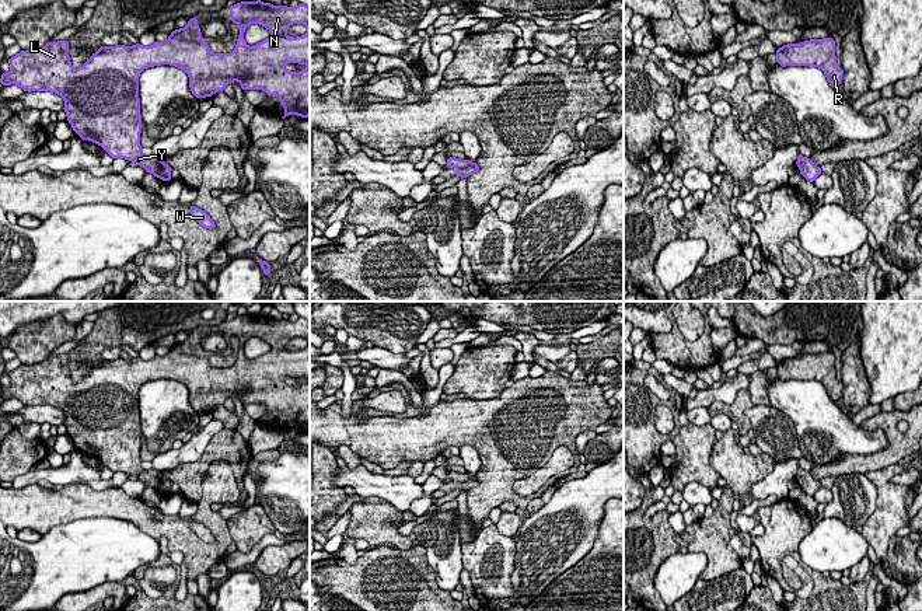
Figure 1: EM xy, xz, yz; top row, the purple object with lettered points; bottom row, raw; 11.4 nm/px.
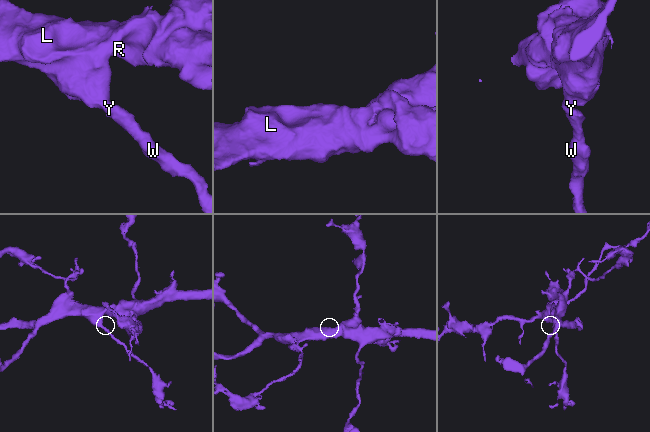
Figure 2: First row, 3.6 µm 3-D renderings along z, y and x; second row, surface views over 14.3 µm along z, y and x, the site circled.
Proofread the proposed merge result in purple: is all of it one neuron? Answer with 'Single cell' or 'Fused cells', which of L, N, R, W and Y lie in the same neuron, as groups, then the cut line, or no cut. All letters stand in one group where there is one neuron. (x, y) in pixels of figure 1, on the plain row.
Single cell. Groups: L N R W Y. No split

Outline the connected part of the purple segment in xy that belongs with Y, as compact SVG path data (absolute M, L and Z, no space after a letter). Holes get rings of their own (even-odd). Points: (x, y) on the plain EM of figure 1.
M241 315L230 322L231 336L235 336L240 342L237 360L231 367L213 367L209 359L203 356L200 342L198 341L198 332L191 332L188 338L171 346L170 352L164 356L156 355L151 360L142 360L140 357L116 360L102 360L92 367L92 370L80 381L73 383L69 370L69 355L48 356L43 362L36 364L21 364L11 373L8 373L11 384L1 387L0 397L6 401L10 398L20 399L24 405L52 405L64 413L63 425L67 429L67 434L71 439L74 447L83 454L90 454L101 460L112 472L130 474L136 479L144 482L144 485L154 490L165 495L172 493L172 482L165 478L161 472L153 468L144 468L140 460L142 447L142 429L140 429L140 412L139 412L139 390L147 381L171 378L182 383L189 390L189 402L196 412L212 411L217 405L224 405L227 398L238 395L242 405L245 404L263 404L266 409L276 409L284 420L283 433L287 429L298 429L304 433L310 430L310 321L298 318L291 322L287 320L273 320L270 317L256 315ZM251 338L261 338L270 345L270 350L254 360L248 360L244 353L244 345ZM291 338L304 338L307 348L291 352L286 349L286 345ZM287 377L307 378L305 384L298 388L296 385L287 385Z

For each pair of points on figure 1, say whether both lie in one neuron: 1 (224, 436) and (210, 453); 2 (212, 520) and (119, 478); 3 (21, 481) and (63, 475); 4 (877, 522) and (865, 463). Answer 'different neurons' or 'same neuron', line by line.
1: same neuron
2: different neurons
3: same neuron
4: different neurons

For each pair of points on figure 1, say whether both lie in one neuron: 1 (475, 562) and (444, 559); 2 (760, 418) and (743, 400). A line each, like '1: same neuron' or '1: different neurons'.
1: different neurons
2: different neurons

